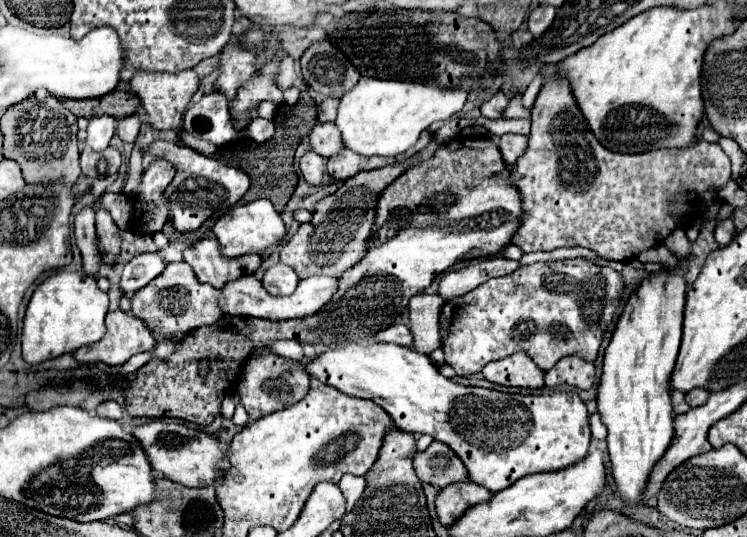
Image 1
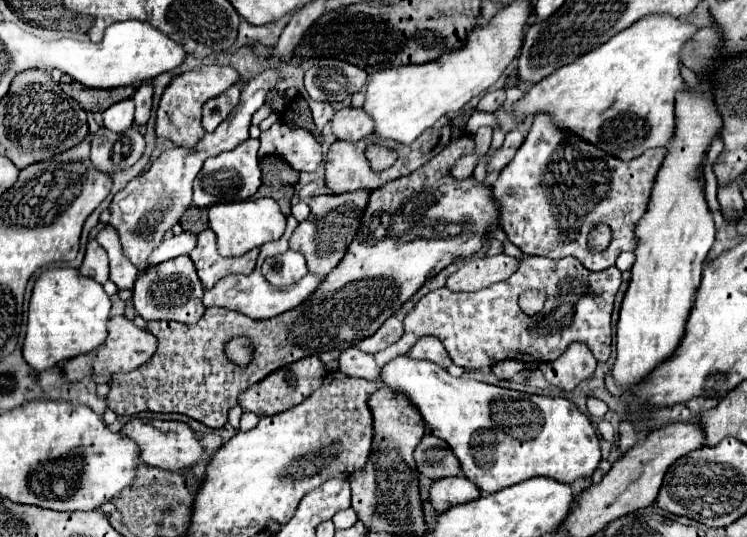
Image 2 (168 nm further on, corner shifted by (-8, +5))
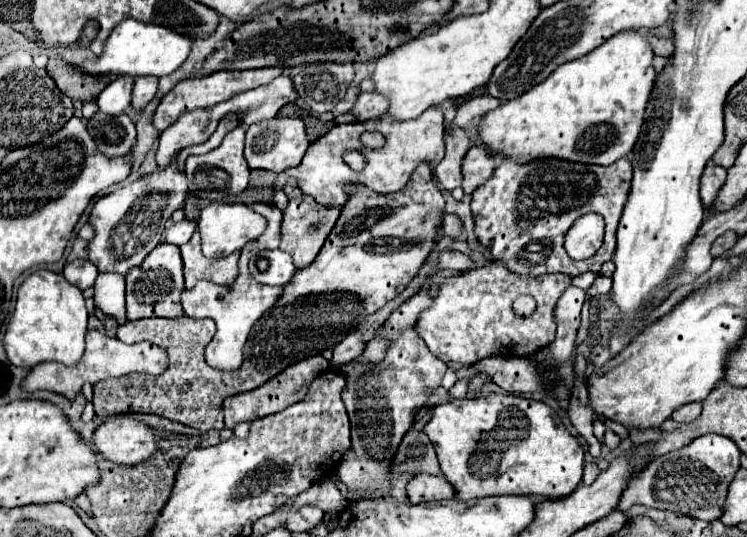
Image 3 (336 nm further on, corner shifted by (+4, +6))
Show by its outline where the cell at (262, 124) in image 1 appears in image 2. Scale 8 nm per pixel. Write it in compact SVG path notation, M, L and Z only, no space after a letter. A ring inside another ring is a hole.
M278 120L268 131L260 133L260 159L280 155L296 171L316 171L324 153L308 129L290 129Z

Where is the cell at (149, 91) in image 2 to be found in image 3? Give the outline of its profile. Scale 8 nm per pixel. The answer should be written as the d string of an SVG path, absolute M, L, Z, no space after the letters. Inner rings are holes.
M134 78L132 106L136 110L142 110L154 98L156 86L158 86L158 78Z

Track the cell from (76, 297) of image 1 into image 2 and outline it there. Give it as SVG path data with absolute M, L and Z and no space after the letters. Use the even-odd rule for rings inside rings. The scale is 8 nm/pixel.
M52 267L46 269L34 283L30 307L28 307L28 327L22 345L24 359L36 371L50 369L62 361L74 359L76 355L86 355L104 343L108 331L110 297L104 293L102 285L94 279L80 275L78 269Z

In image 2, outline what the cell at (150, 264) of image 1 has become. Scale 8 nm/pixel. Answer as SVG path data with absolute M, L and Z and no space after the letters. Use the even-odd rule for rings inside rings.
M184 231L180 235L172 235L172 237L164 239L162 245L152 253L150 267L152 265L158 265L162 261L174 259L174 257L180 257L180 255L188 255L194 247L196 247L196 235L194 233Z

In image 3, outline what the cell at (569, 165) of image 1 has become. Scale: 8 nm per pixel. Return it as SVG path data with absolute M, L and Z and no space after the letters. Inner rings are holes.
M504 156L488 182L478 186L472 194L476 238L482 248L488 248L494 260L502 260L510 270L516 270L516 274L598 274L602 264L610 260L616 250L616 230L630 194L630 182L632 164L626 158L616 160L610 166L596 166L562 158L516 162L514 158ZM588 212L598 212L606 220L604 256L576 262L564 250L564 234L576 218Z

